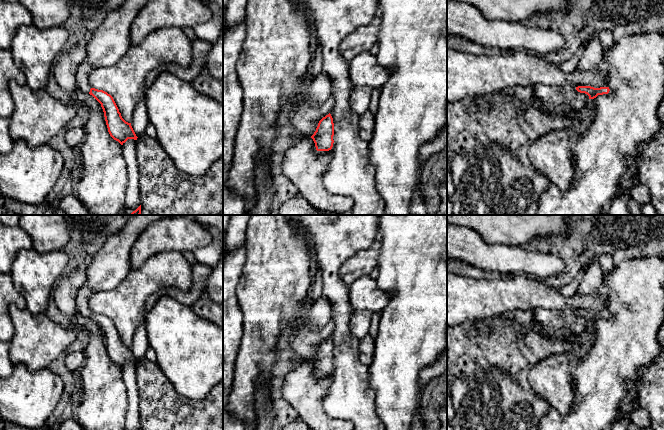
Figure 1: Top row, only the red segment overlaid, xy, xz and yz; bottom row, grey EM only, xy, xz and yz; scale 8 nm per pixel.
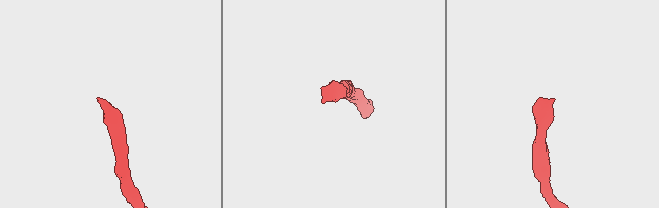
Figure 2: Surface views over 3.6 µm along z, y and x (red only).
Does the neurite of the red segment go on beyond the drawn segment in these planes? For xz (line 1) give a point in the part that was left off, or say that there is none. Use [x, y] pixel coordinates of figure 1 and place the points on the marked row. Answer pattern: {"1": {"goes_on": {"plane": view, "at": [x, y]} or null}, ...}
{"1": {"goes_on": null}}

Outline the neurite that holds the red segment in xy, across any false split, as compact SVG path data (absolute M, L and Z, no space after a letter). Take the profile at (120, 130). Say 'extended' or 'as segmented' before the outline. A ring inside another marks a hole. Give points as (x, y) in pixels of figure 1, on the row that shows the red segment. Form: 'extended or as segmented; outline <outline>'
extended; outline M125 0L111 12L101 26L93 32L85 46L86 55L76 71L78 89L92 95L100 104L110 136L123 145L128 139L137 140L131 126L119 112L113 97L103 90L92 88L88 77L98 67L117 63L131 46L130 28L139 11L150 0Z

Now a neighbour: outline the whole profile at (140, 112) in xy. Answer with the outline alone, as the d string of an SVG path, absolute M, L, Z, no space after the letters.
M144 98L137 104L133 118L131 120L131 126L137 137L145 134L145 130L149 124L147 109Z

